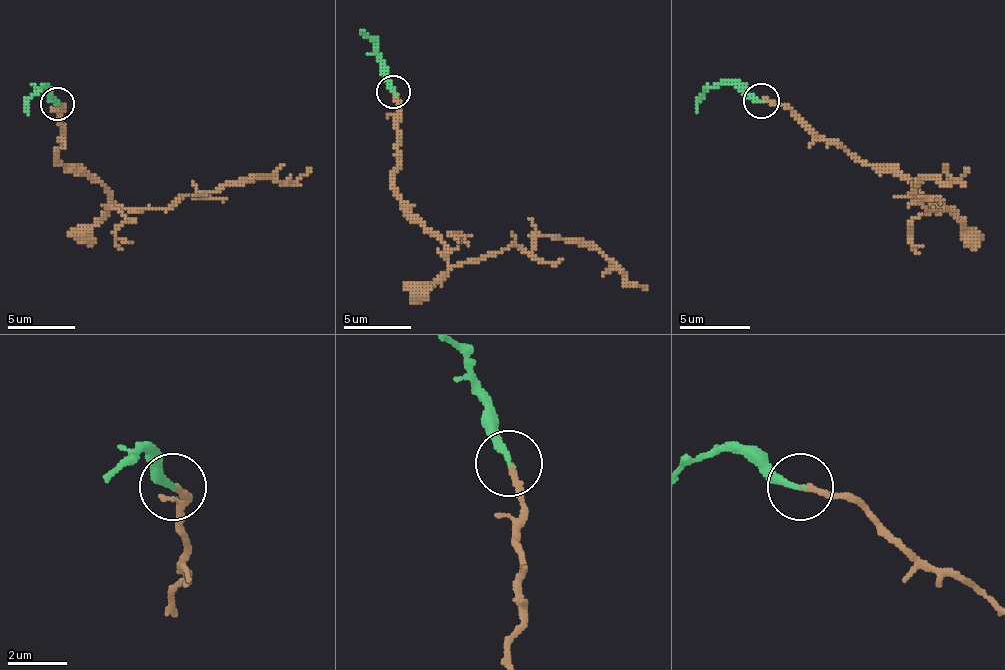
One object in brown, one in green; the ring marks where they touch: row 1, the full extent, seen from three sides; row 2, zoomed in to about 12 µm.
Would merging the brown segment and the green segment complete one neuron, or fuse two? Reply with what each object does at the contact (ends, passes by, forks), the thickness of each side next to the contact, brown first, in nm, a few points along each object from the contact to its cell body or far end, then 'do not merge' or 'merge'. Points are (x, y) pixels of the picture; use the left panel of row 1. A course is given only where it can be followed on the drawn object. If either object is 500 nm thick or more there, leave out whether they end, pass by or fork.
brown ends there; green ends there; 190 nm thick on the brown side, 240 nm on the other; brown runs (58, 104), (58, 161), (85, 168), (115, 209), (166, 209), (179, 199), (260, 178), (294, 182), (311, 168); green runs (58, 104), (41, 87), (28, 101), (28, 114); merge

